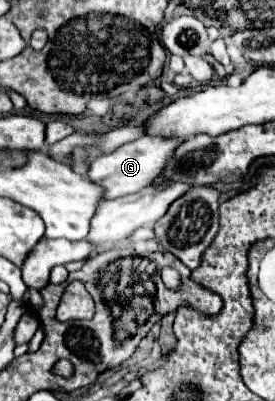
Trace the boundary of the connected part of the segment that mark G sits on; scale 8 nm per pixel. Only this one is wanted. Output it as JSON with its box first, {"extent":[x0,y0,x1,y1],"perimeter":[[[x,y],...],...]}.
{"extent":[86,137,180,199],"perimeter":[[[140,137],[136,141],[124,143],[116,151],[102,155],[96,161],[92,161],[86,175],[88,175],[88,179],[92,179],[96,185],[100,185],[104,189],[106,199],[116,199],[116,197],[124,197],[130,193],[138,193],[142,187],[146,187],[166,167],[166,163],[172,157],[178,143],[180,143],[180,139],[176,139],[176,137],[170,137],[170,139]]]}

